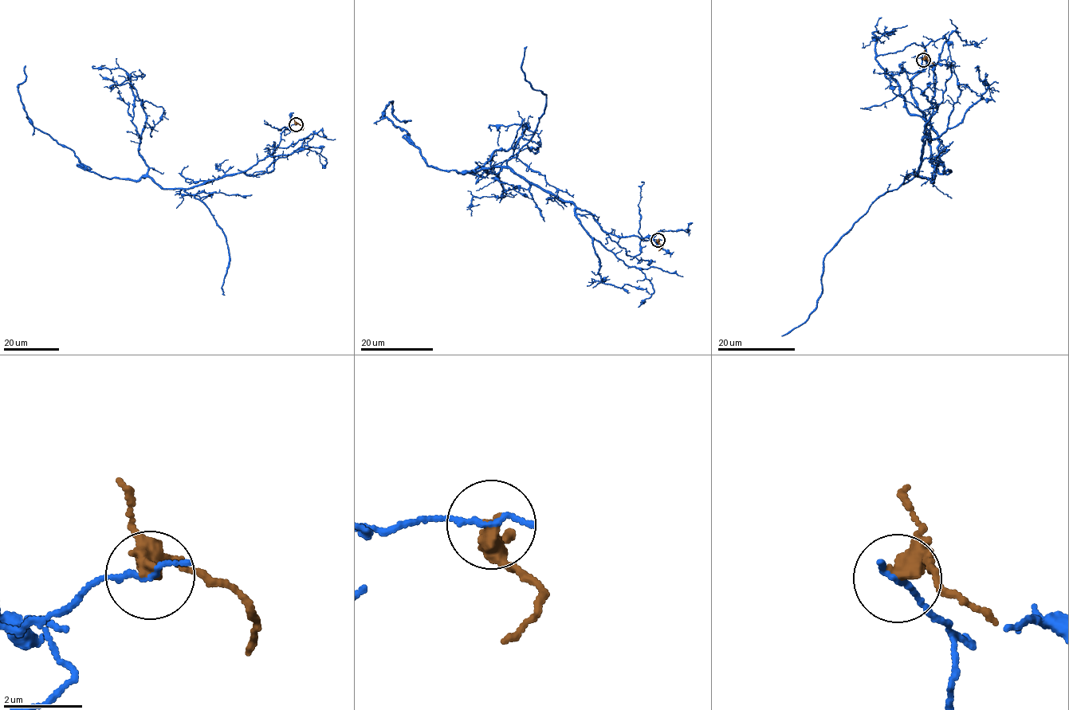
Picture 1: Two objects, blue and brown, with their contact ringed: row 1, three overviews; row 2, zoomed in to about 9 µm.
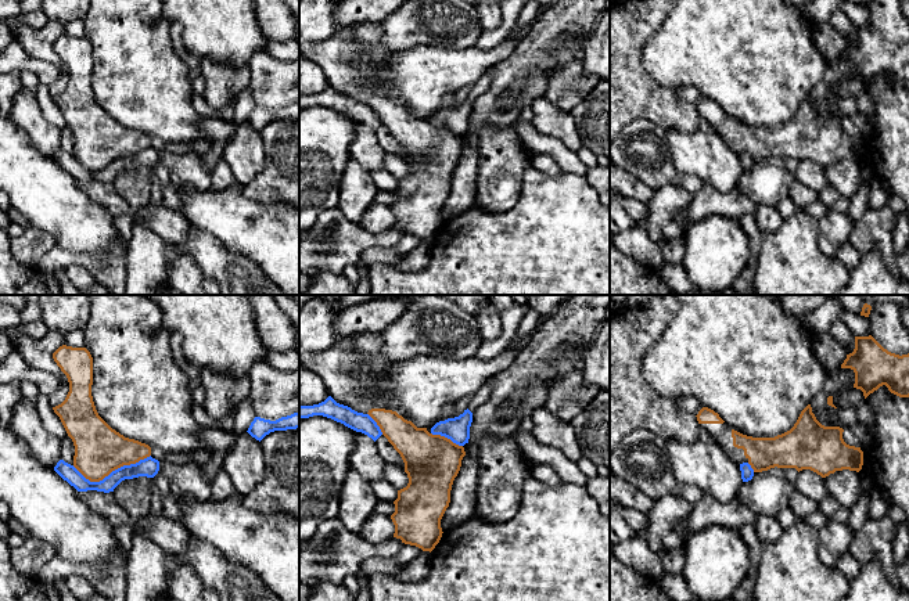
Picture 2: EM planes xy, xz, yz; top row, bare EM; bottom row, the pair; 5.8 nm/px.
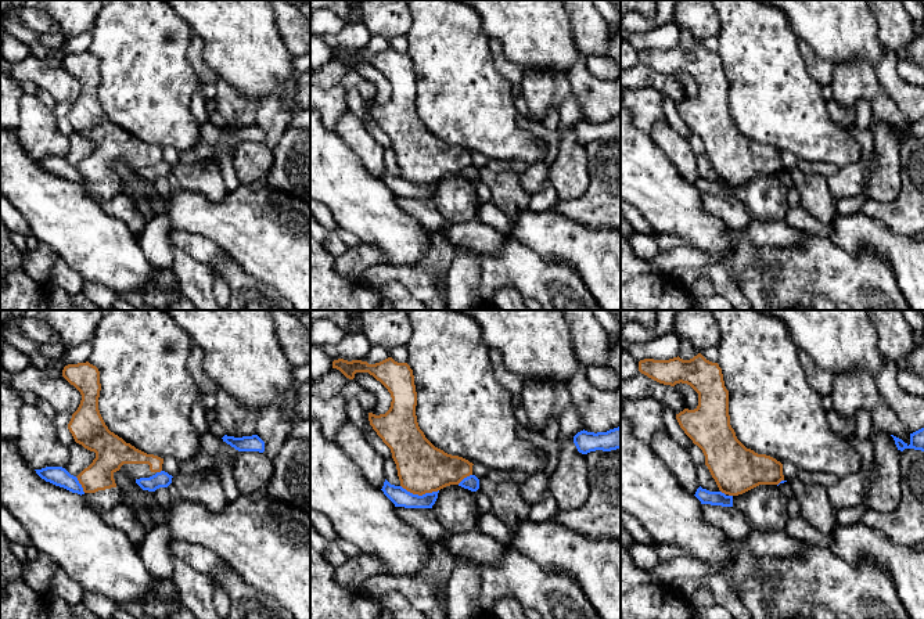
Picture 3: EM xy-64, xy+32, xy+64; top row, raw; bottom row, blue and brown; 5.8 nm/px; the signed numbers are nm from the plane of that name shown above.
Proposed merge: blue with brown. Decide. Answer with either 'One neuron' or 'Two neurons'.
Two neurons

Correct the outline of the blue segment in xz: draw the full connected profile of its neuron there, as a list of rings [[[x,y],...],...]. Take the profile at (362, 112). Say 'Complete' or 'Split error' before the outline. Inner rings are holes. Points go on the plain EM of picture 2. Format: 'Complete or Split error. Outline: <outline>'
Complete. Outline: [[[331,86],[319,94],[299,96],[299,108],[313,105],[323,105],[341,112],[356,122],[367,125],[374,132],[382,125],[380,116],[369,104],[358,102],[348,96],[339,94]]]

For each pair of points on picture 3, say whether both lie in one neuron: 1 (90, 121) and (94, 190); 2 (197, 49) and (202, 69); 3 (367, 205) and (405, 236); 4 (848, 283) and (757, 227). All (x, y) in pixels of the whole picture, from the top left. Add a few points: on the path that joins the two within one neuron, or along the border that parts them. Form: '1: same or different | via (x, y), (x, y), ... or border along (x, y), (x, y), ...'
1: same | via (101, 137), (99, 173)
2: same | via (197, 54), (197, 64)
3: same | via (377, 215), (395, 233)
4: different | border along (806, 233), (797, 244), (758, 247)

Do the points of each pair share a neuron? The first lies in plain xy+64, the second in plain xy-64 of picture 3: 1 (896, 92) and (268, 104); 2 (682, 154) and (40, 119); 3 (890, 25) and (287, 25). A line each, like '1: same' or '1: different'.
1: same
2: same
3: same

